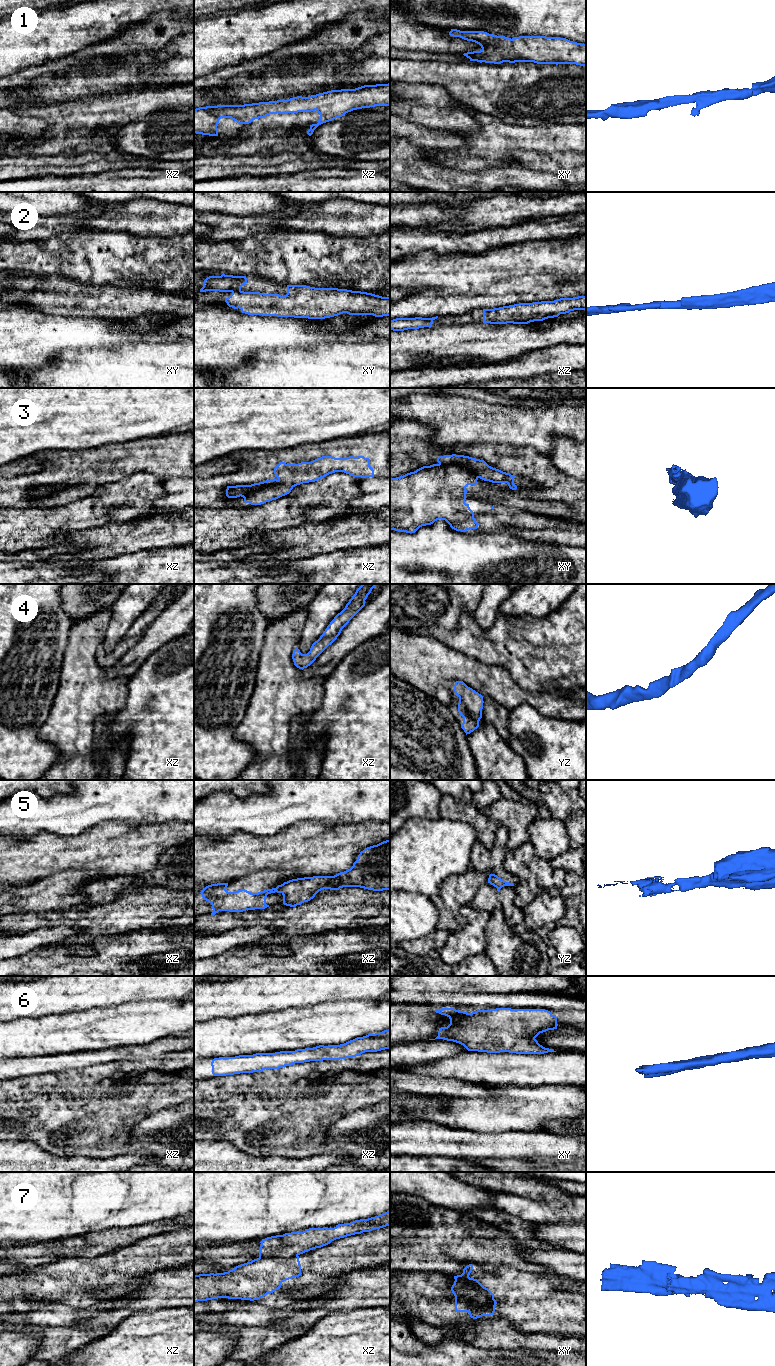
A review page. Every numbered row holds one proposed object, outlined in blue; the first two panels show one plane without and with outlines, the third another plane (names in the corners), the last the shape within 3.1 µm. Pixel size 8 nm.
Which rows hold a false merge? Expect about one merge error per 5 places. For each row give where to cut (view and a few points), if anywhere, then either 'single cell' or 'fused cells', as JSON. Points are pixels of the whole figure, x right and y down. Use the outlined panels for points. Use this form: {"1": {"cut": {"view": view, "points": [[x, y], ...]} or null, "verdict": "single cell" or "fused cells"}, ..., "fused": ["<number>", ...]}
{"1": {"cut": null, "verdict": "single cell"}, "2": {"cut": null, "verdict": "single cell"}, "3": {"cut": {"view": "xy", "points": [[439, 463], [457, 464], [467, 467], [478, 477]]}, "verdict": "fused cells"}, "4": {"cut": null, "verdict": "single cell"}, "5": {"cut": {"view": "xz", "points": [[279, 885], [278, 889], [281, 892]]}, "verdict": "fused cells"}, "6": {"cut": null, "verdict": "single cell"}, "7": {"cut": {"view": "xy", "points": [[464, 1282], [474, 1287], [487, 1300], [486, 1306], [493, 1314]]}, "verdict": "fused cells"}, "fused": ["3", "5", "7"]}

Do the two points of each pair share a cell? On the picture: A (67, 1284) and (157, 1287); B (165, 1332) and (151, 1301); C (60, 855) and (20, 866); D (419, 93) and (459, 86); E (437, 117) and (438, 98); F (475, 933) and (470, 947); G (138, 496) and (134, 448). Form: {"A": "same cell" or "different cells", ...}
{"A": "different cells", "B": "different cells", "C": "same cell", "D": "different cells", "E": "same cell", "F": "same cell", "G": "different cells"}

